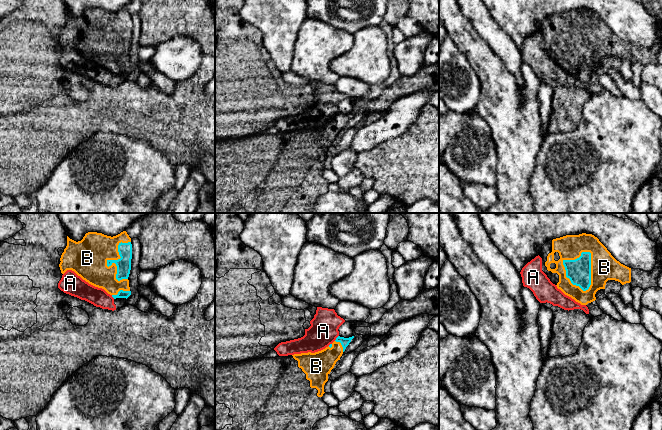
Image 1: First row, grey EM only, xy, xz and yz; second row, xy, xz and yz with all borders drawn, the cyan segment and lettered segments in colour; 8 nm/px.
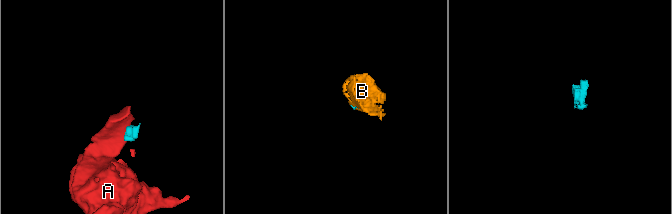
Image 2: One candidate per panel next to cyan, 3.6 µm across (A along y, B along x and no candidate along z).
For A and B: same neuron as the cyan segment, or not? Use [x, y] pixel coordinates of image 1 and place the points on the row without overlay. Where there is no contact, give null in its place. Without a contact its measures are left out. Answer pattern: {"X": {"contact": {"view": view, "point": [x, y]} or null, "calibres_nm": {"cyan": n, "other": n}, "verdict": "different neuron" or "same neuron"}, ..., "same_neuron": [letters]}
{"A": {"contact": {"view": "xz", "point": [336, 114]}, "calibres_nm": {"cyan": 70, "other": 220}, "verdict": "different neuron"}, "B": {"contact": {"view": "yz", "point": [590, 47]}, "calibres_nm": {"cyan": 190, "other": 220}, "verdict": "same neuron"}, "same_neuron": ["B"]}

